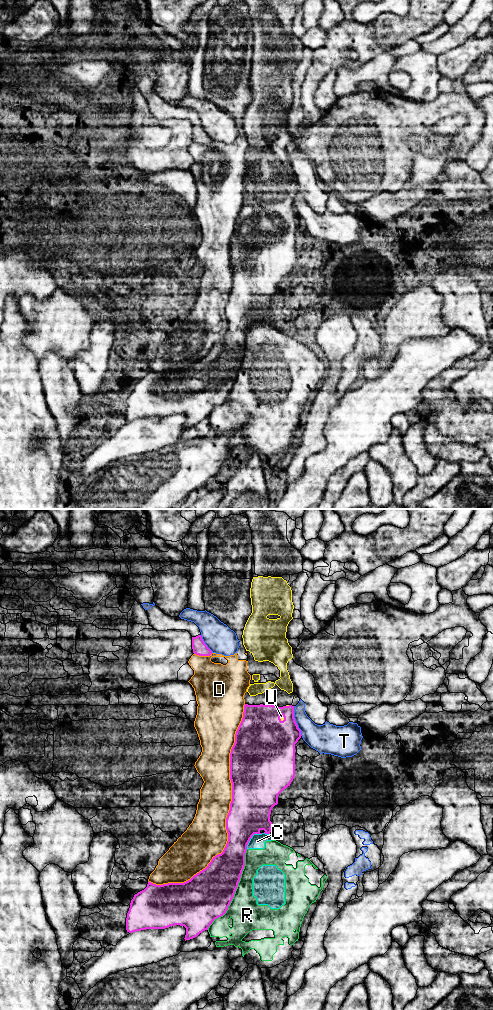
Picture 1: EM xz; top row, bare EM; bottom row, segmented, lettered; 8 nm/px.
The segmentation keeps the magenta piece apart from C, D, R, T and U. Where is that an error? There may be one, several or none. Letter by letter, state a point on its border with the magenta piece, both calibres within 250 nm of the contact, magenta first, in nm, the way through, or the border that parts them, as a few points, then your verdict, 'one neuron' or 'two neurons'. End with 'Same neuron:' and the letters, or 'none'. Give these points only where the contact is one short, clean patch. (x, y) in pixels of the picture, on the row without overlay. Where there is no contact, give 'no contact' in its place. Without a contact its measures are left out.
C: xz (251, 325) | 320/120 nm | two neurons
D: xz (227, 303) | 340/320 nm | two neurons
R: xz (235, 378) | 380/240 nm | two neurons
T: xz (295, 209) | 380/200 nm | two neurons
U: xz (279, 206) | 480/30 nm | across xz (264, 233), (272, 225), (279, 206), (281, 204) | one neuron
Same neuron: U

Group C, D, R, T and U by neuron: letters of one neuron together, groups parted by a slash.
C R / D / T / U

